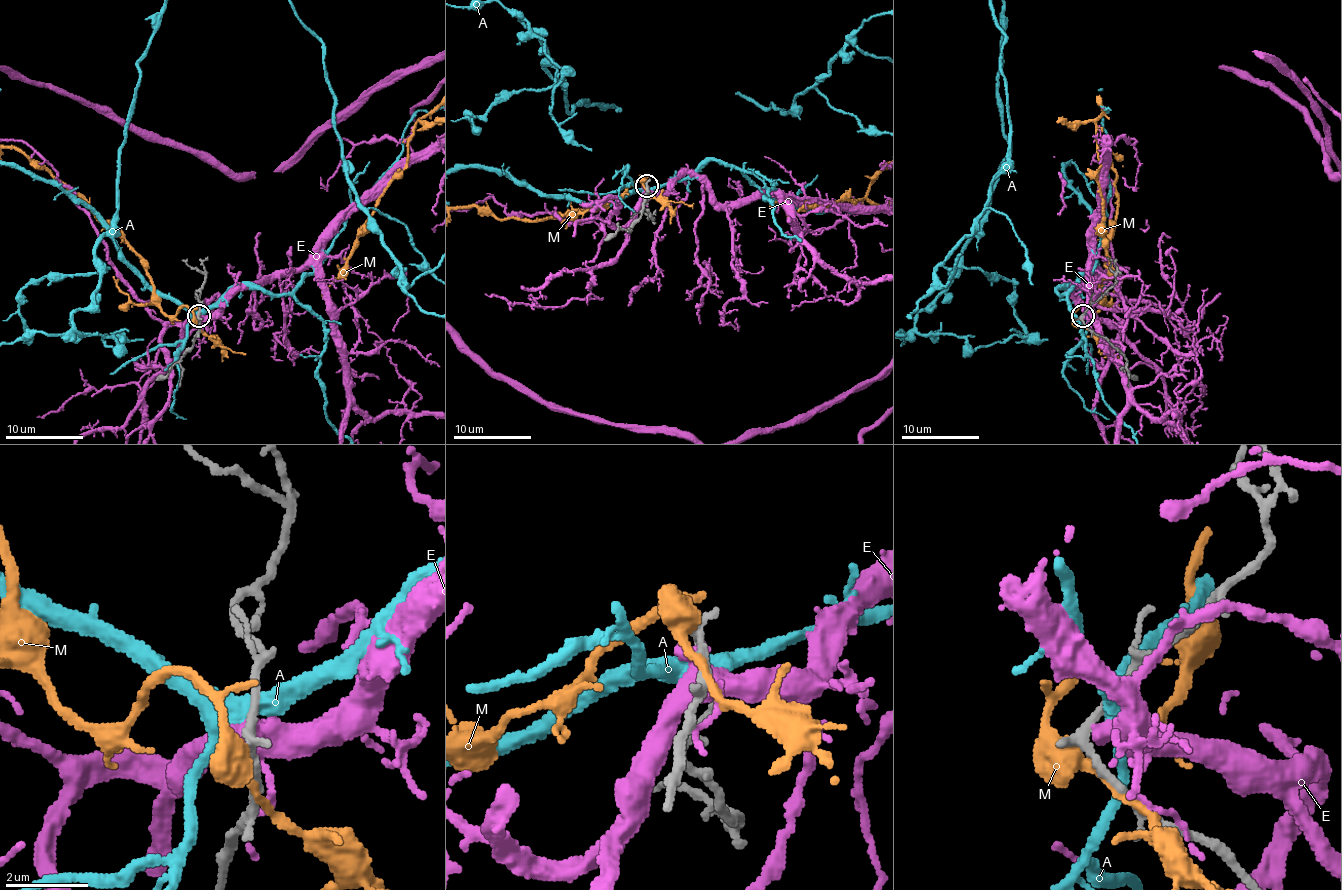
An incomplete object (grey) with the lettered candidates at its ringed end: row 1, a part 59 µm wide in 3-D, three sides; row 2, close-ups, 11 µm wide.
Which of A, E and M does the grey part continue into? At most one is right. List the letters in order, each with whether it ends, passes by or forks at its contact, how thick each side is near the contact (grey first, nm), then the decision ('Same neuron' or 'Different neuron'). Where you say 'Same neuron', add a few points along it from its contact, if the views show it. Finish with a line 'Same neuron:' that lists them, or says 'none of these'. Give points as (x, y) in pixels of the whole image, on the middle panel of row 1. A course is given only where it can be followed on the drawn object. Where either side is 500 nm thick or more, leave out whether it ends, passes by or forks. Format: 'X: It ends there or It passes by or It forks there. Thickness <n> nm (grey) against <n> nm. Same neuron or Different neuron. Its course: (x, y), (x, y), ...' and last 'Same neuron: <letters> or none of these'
A: It passes by. Thickness 170 nm (grey) against 480 nm. Different neuron
E: Thickness 200 nm (grey) against 500 nm. Same neuron
M: It forks there. Thickness 200 nm (grey) against 360 nm. Different neuron
Same neuron: E

